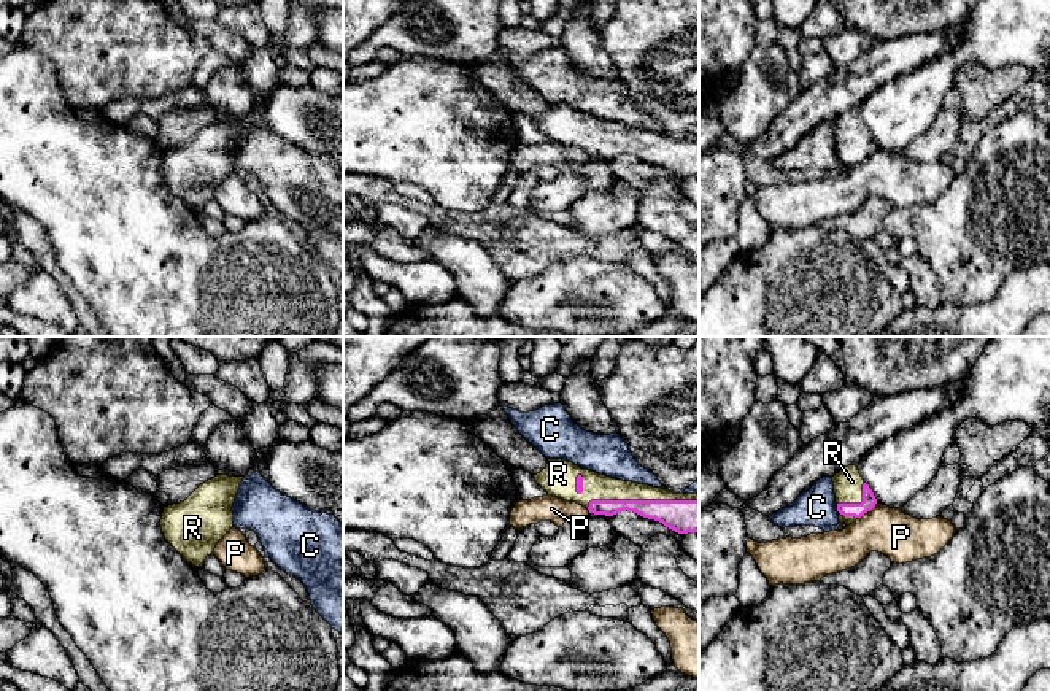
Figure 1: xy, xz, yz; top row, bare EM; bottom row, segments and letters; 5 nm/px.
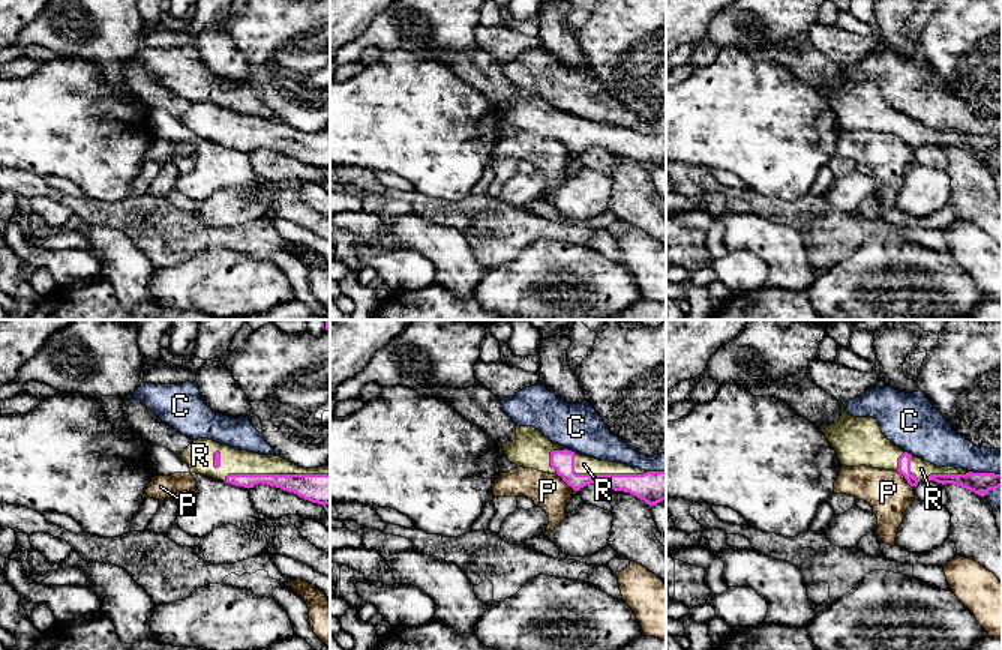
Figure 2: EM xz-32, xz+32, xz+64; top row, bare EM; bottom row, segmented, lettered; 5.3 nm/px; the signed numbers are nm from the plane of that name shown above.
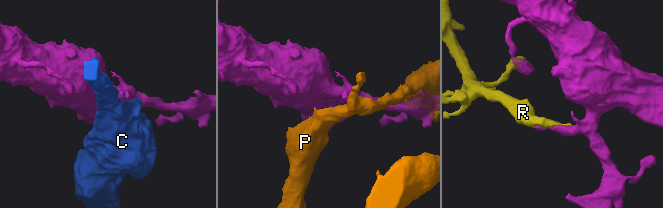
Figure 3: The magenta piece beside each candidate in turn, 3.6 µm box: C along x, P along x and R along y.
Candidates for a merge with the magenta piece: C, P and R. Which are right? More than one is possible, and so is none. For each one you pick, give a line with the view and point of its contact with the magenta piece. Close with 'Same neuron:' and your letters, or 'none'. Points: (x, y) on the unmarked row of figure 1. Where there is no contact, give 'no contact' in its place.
R: meets magenta in xz at (640, 145)
Same neuron: R

